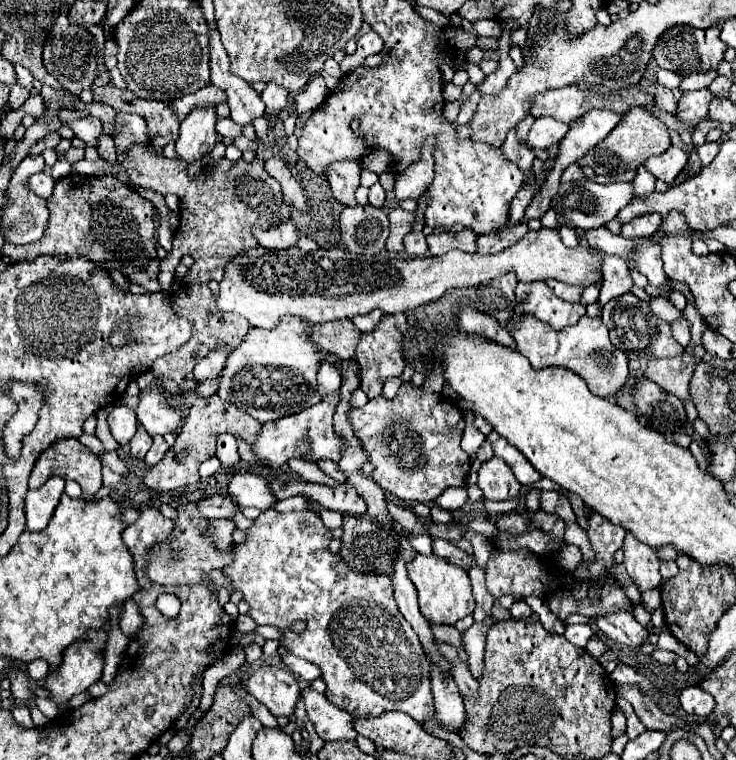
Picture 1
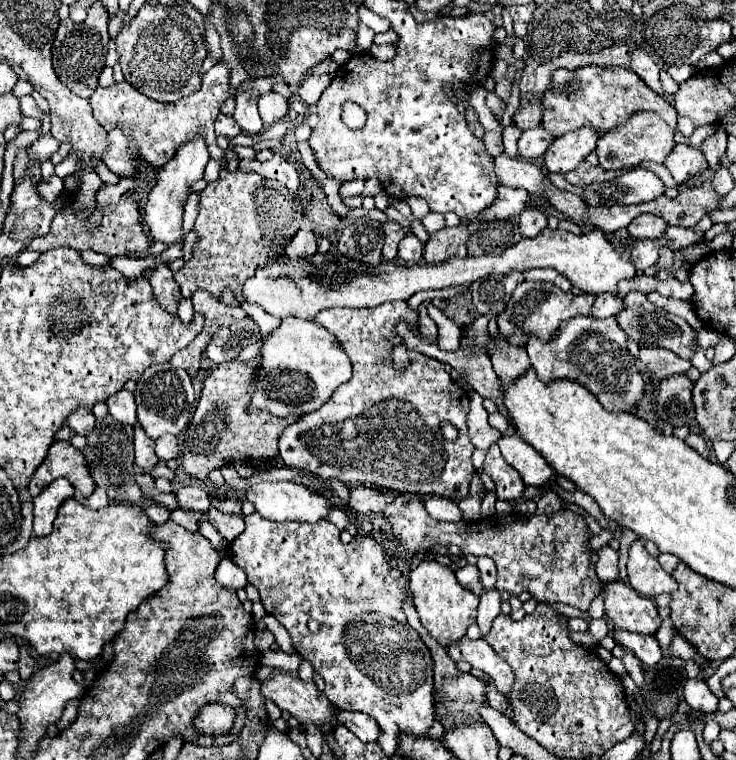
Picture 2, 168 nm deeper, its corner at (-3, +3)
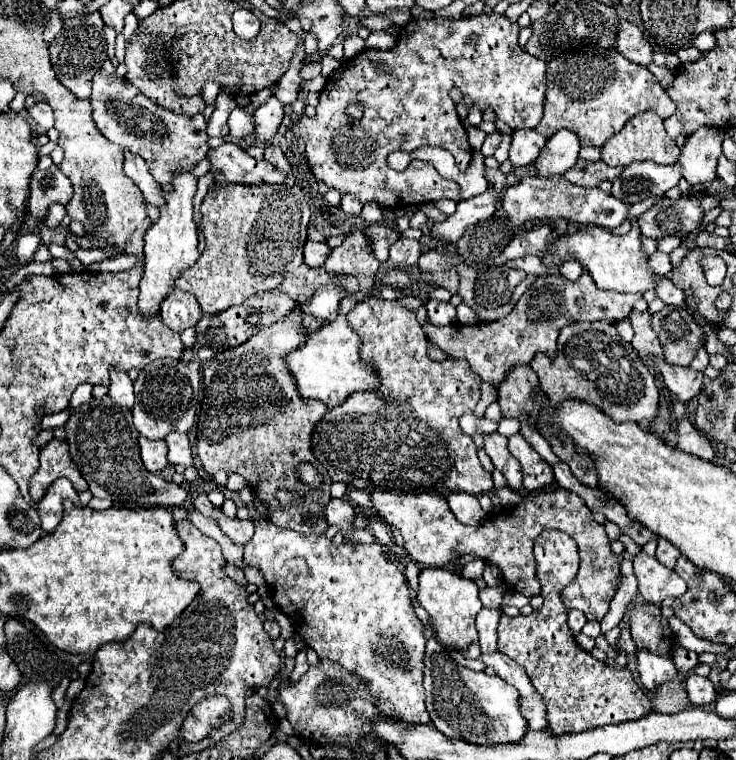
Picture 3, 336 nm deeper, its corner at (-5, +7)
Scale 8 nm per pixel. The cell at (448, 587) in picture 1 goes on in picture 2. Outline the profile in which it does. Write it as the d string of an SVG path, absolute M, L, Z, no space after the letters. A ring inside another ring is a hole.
M423 560L415 570L411 570L409 590L413 594L415 608L419 612L423 626L443 648L451 646L455 640L461 640L465 636L467 628L475 622L479 598L473 592L465 590L447 566L435 562L435 560Z

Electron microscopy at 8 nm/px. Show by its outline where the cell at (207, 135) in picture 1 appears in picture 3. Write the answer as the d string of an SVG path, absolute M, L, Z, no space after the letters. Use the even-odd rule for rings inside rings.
M189 170L177 172L171 180L171 192L163 190L165 204L159 208L159 220L155 220L149 230L145 232L145 274L141 280L141 294L139 294L139 310L143 314L153 314L159 312L159 304L165 294L171 292L175 278L179 276L181 270L189 268L195 264L199 258L197 252L197 226L193 222L193 196L197 190L197 178Z

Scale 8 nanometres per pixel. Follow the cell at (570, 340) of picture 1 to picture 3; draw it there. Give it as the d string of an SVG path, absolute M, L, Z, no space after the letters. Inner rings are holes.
M575 322L561 330L555 358L537 352L531 368L539 376L541 390L553 400L561 402L577 398L595 404L615 422L651 422L657 414L659 392L655 378L645 368L637 352L625 342L613 322Z

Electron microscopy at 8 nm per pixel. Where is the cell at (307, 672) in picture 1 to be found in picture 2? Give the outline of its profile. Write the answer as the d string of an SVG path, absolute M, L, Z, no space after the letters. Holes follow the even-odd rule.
M263 652L263 658L261 658L261 664L263 666L271 666L275 670L281 670L281 672L297 672L299 664L301 664L301 656L299 654L285 654L285 652Z

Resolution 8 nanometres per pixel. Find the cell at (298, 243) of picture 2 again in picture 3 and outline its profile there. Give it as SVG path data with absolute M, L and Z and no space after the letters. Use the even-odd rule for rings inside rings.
M307 240L305 246L303 246L303 262L307 266L323 266L323 262L327 260L329 256L329 246L325 242L313 242L313 240Z

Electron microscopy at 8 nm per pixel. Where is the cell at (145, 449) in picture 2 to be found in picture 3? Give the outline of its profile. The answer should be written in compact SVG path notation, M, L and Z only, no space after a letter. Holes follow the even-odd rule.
M139 436L139 448L141 460L149 472L161 472L167 468L167 446L163 440L149 440L145 436Z

